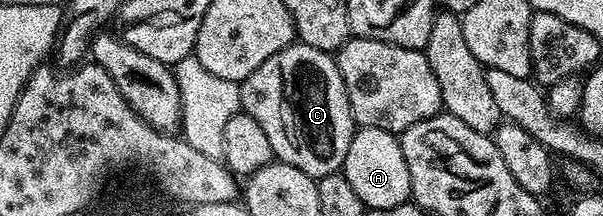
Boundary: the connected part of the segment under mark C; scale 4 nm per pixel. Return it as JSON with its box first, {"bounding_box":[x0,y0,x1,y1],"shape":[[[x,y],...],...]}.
{"bounding_box":[241,42,356,178],"shape":[[[301,42],[289,44],[284,50],[272,54],[257,68],[247,80],[241,81],[241,111],[260,124],[260,130],[268,134],[275,157],[288,166],[296,166],[304,174],[321,178],[335,175],[341,169],[348,154],[348,146],[356,131],[354,116],[350,113],[350,103],[337,59],[329,52],[321,52]]]}

